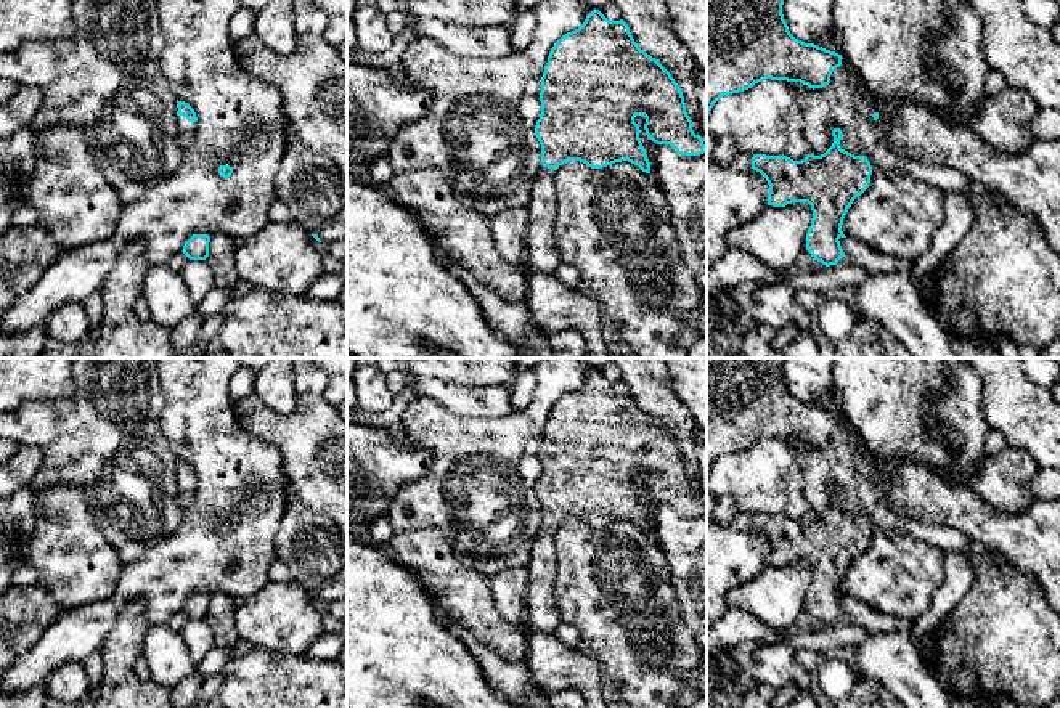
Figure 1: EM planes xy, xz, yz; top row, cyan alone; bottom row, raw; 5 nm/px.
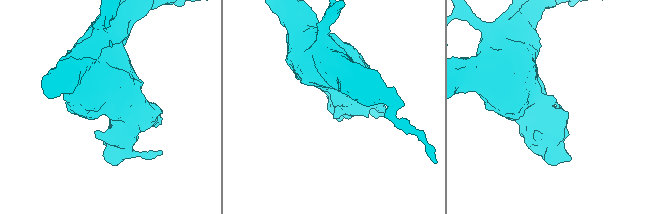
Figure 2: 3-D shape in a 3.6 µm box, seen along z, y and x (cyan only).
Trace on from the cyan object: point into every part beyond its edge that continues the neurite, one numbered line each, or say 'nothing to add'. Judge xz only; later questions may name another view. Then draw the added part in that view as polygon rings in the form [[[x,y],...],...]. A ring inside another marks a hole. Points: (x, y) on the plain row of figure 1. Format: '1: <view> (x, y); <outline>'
1: xz (542, 614); [[[540,527],[532,546],[532,560],[525,594],[524,629],[554,634],[561,623],[561,612],[554,599],[557,575],[557,554],[554,547],[556,530]]]

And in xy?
1: xy (187, 490); [[[178,475],[177,485],[178,485],[177,499],[180,506],[186,509],[194,501],[198,482],[188,482],[186,477]]]

